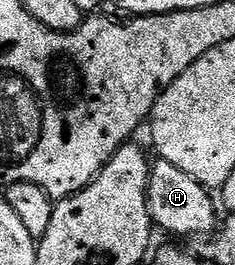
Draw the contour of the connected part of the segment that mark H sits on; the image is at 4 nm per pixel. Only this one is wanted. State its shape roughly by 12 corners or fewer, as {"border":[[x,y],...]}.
{"border":[[162,159],[147,180],[152,222],[179,237],[217,228],[212,194]]}

